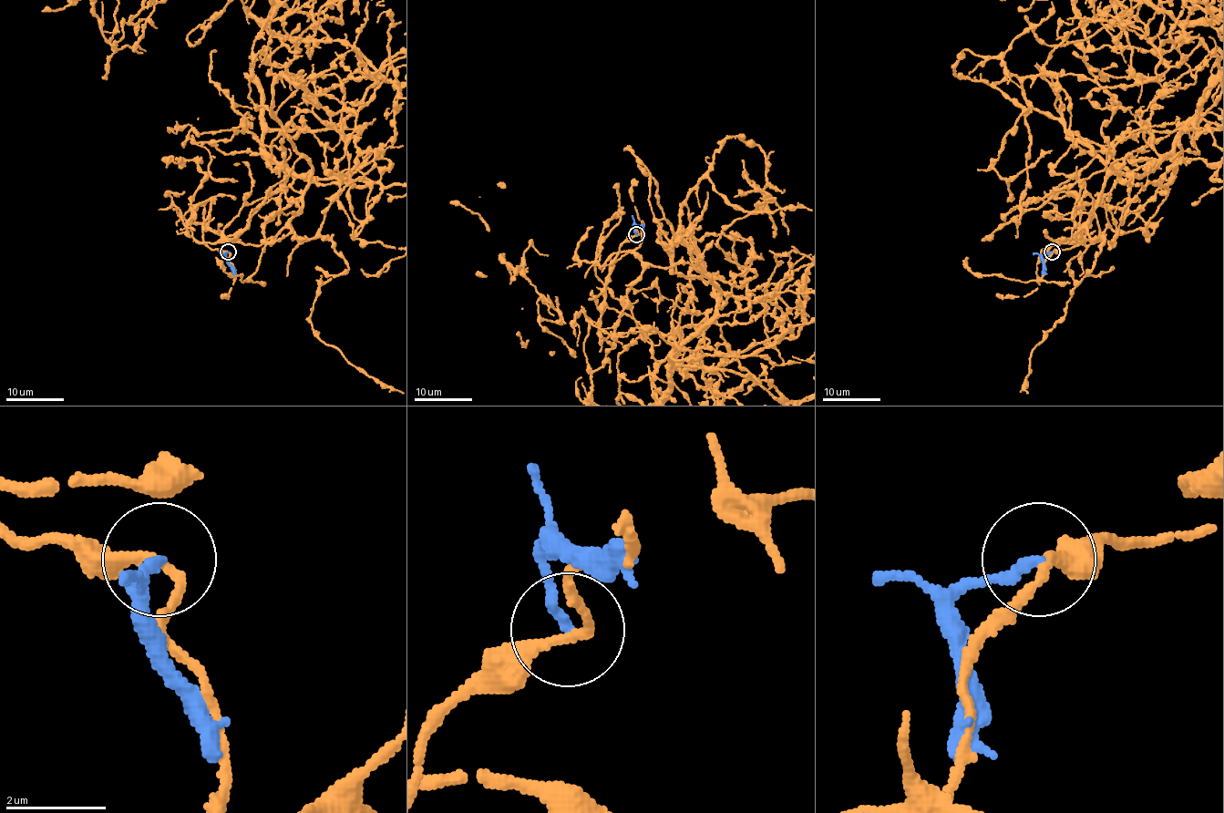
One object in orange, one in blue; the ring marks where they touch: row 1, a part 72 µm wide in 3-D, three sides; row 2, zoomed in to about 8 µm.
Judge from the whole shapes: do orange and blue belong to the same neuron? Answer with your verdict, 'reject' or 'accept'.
reject

